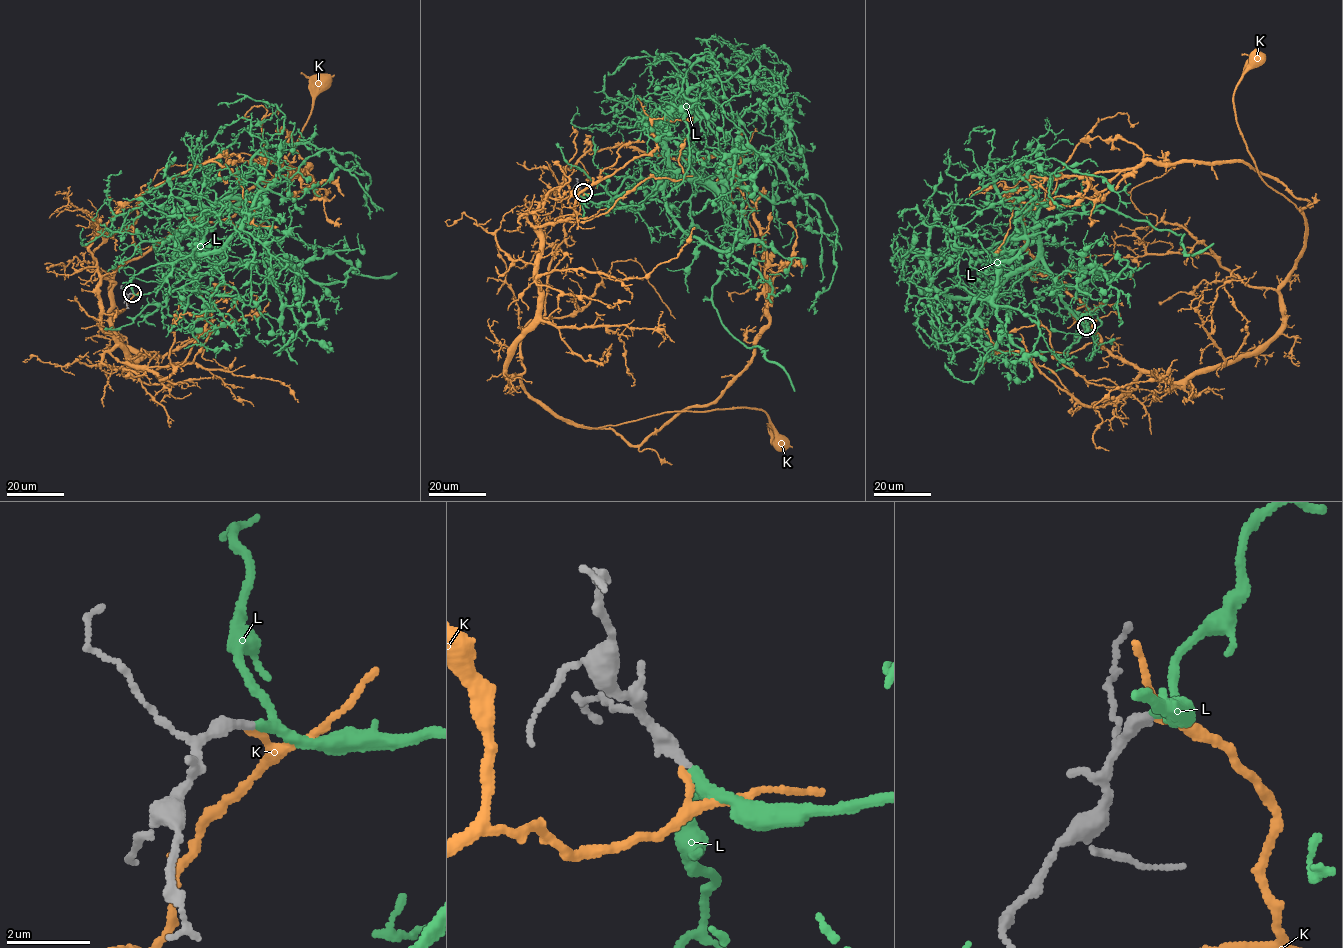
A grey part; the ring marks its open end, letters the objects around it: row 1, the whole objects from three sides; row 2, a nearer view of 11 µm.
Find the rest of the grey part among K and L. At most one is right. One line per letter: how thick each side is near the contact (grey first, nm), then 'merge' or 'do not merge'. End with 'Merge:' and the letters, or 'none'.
K: 320/150 nm | do not merge
L: 300/200 nm | merge
Merge: L

